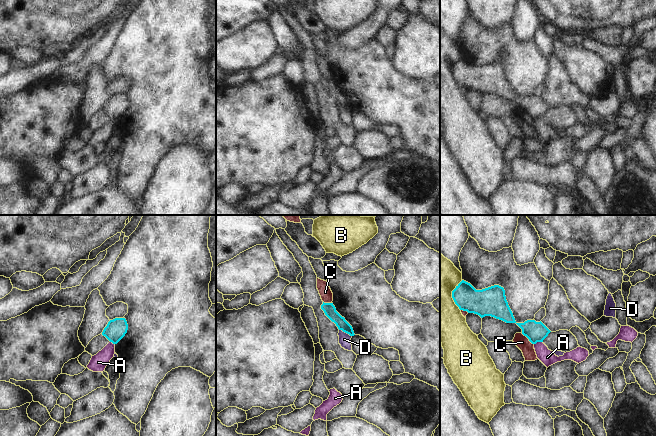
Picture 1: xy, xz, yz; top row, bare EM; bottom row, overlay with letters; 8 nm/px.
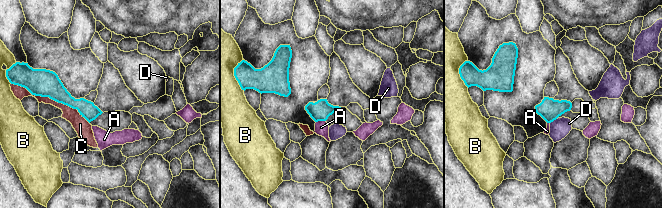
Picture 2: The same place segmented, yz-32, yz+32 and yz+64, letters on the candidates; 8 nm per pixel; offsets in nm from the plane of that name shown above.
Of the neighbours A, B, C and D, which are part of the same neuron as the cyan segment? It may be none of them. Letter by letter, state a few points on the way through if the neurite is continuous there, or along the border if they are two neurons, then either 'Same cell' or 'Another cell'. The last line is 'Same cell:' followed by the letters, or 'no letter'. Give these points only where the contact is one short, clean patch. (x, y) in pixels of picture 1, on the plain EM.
A: Boundary: yz (542, 117), (537, 117), (534, 120). Another cell
B: Boundary: yz (462, 56), (452, 67), (452, 75), (460, 86). Another cell
C: Another cell
D: Boundary: xz (339, 105), (351, 112). Another cell
Same cell: no letter.

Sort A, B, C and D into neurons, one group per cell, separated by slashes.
A B / C / D

